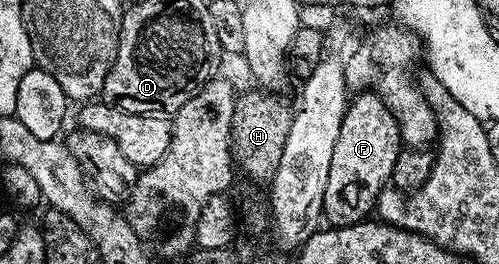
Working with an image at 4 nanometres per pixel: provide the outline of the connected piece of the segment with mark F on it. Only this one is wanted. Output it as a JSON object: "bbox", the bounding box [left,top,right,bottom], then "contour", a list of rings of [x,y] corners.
{"bbox":[323,93,401,227],"contour":[[[375,93],[357,94],[344,110],[342,129],[338,129],[330,177],[326,177],[323,218],[327,222],[329,219],[332,227],[365,222],[373,214],[376,198],[391,180],[401,150],[400,126],[394,113]]]}

